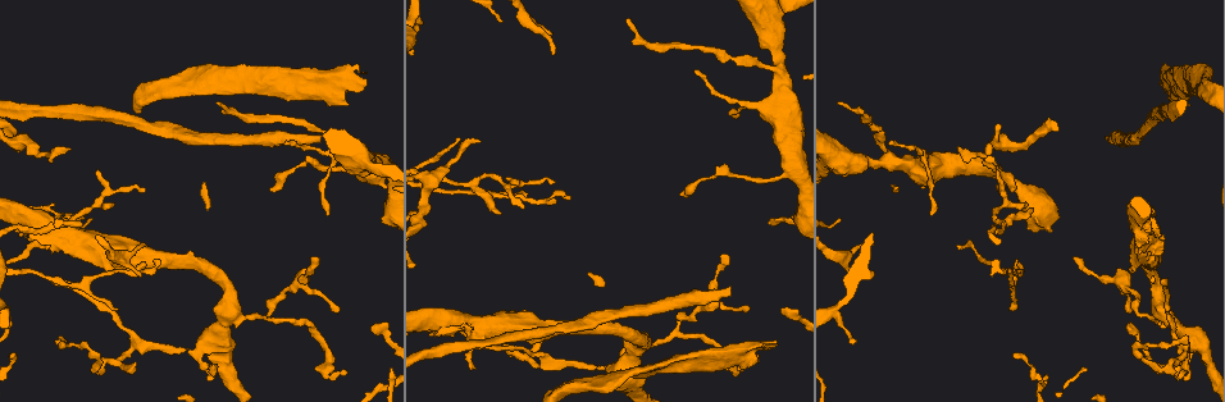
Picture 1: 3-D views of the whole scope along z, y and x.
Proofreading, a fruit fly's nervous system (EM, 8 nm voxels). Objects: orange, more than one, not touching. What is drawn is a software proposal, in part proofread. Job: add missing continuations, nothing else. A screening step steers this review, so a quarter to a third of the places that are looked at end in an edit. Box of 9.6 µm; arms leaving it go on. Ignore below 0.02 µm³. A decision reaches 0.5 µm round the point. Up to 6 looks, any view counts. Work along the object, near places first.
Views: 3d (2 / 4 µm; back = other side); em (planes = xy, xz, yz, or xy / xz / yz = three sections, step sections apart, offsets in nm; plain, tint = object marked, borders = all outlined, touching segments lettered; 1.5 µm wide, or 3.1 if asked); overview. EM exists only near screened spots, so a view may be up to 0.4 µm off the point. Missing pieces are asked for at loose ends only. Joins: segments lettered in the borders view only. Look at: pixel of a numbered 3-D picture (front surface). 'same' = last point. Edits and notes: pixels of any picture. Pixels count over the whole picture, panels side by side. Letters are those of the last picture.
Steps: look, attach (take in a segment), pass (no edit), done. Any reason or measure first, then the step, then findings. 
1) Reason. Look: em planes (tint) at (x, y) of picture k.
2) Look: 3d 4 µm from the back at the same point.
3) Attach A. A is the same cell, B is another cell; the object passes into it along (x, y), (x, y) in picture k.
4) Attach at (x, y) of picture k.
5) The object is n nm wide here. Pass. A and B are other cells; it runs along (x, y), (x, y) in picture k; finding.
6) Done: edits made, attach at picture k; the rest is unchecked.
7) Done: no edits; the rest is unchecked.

Look: 3d 4 µm at (1160, 83) of picture 1.

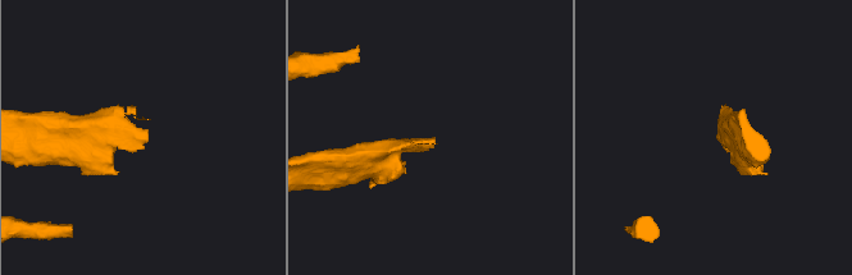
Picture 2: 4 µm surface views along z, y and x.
Shape alone is not enough. Look: em planes (borders) at (716, 134) of picture 2.

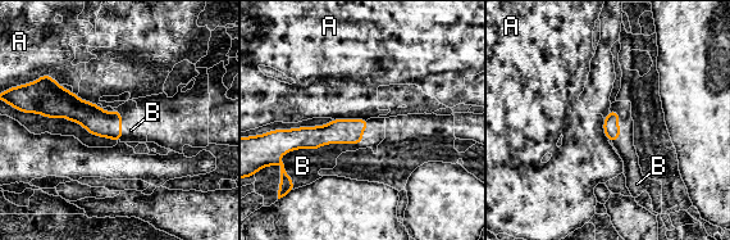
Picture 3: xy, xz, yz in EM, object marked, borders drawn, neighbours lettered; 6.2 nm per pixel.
Attach B. B is the same cell, A is another cell; the object passes into it along (341, 131), (331, 143), (302, 166) in picture 3; it goes on there.

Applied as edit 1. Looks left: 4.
An open end. Look: em planes (borders) at (728, 287) of picture 1.

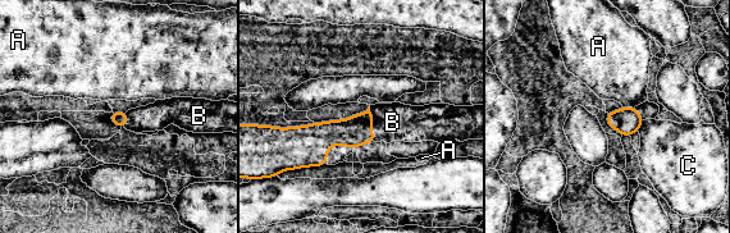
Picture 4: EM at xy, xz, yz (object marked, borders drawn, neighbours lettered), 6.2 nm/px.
Attach B. B is the same cell, A and C are other cells; it goes on there.

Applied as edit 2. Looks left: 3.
Done: edits made, attach at picture 3, attach at picture 4; the rest is unchecked.

